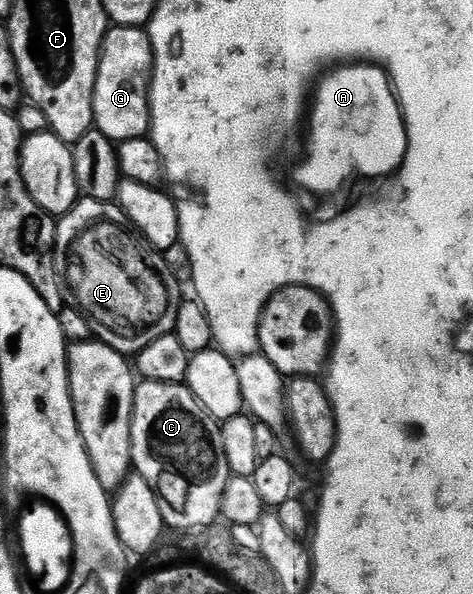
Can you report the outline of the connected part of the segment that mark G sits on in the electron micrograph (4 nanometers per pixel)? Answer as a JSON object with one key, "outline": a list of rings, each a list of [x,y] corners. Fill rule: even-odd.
{"outline":[[[112,25],[103,38],[99,53],[97,84],[93,92],[94,129],[118,144],[125,140],[142,138],[151,129],[151,68],[155,57],[151,37],[138,26]]]}

